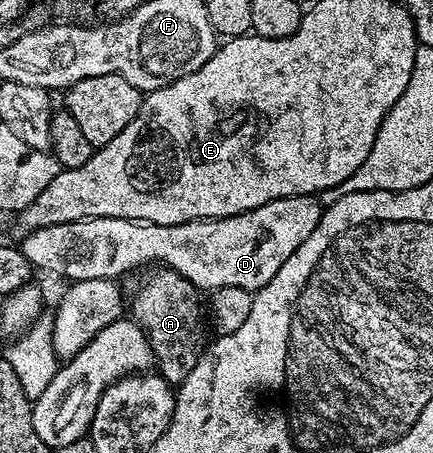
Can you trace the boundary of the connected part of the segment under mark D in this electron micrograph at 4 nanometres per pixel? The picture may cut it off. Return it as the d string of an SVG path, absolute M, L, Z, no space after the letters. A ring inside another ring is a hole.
M306 195L275 199L263 207L255 207L239 215L174 225L110 217L83 219L71 223L55 223L51 227L39 227L20 238L19 248L34 270L42 269L45 273L66 277L65 281L69 283L89 279L121 279L124 273L129 273L140 265L152 266L154 263L160 263L164 268L174 269L176 273L183 275L183 279L187 279L199 291L225 287L256 291L262 289L271 279L275 279L275 271L279 271L279 267L283 267L283 263L287 263L287 259L291 259L294 251L301 246L303 239L307 239L307 235L315 231L322 212L320 200L316 196Z

